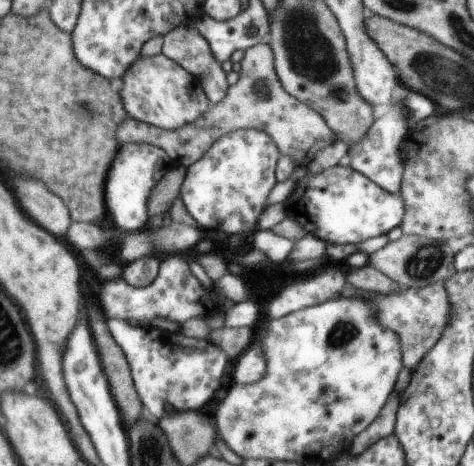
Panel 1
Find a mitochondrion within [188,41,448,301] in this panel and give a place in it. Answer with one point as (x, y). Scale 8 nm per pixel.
(262, 91)

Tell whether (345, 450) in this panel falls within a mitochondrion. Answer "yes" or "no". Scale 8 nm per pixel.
no

